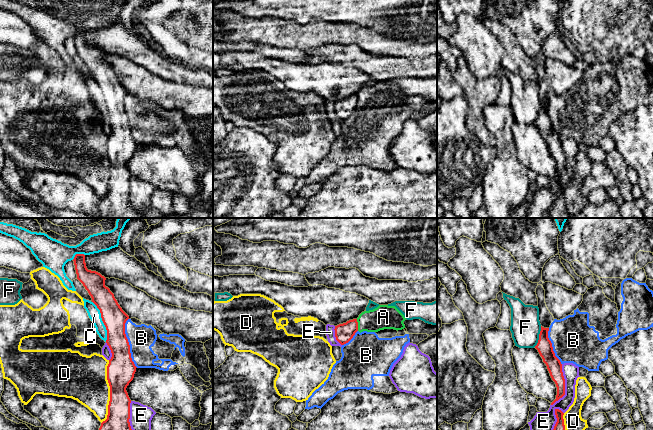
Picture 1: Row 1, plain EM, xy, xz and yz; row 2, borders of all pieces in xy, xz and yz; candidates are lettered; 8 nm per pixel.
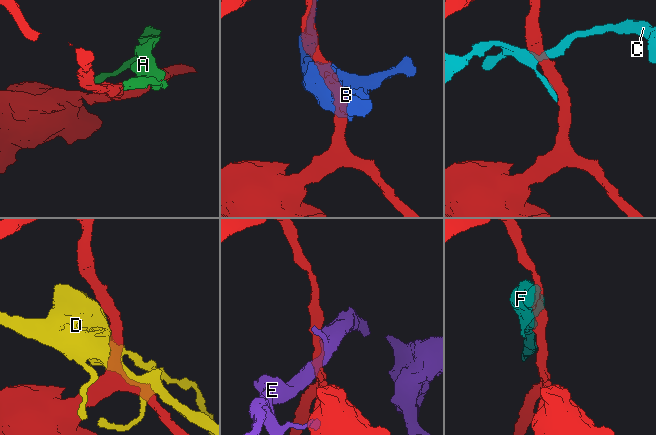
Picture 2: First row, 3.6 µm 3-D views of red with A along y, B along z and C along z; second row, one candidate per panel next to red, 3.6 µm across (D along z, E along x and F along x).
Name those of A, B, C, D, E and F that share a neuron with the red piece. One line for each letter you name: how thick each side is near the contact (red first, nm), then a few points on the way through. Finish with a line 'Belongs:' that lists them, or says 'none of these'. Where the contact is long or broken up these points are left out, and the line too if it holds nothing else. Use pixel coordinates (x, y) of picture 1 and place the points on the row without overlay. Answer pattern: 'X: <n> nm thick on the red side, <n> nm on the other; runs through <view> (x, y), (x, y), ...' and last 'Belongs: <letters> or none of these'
Belongs: none of these

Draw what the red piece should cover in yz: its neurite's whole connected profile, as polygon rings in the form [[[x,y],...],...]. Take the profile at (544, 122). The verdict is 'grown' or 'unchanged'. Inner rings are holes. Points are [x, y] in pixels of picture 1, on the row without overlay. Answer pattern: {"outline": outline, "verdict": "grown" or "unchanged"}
{"outline": [[[541,102],[539,116],[535,124],[538,126],[543,138],[546,140],[552,156],[557,163],[556,175],[551,179],[553,181],[556,177],[565,171],[565,155],[562,148],[562,140],[555,132],[552,119],[548,114],[549,104]]], "verdict": "unchanged"}

